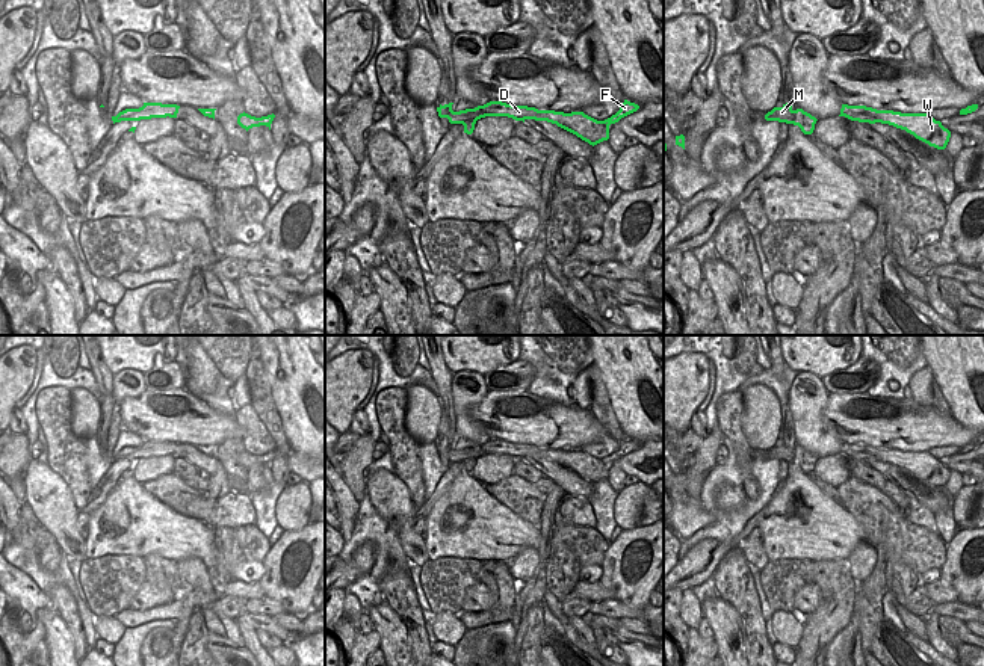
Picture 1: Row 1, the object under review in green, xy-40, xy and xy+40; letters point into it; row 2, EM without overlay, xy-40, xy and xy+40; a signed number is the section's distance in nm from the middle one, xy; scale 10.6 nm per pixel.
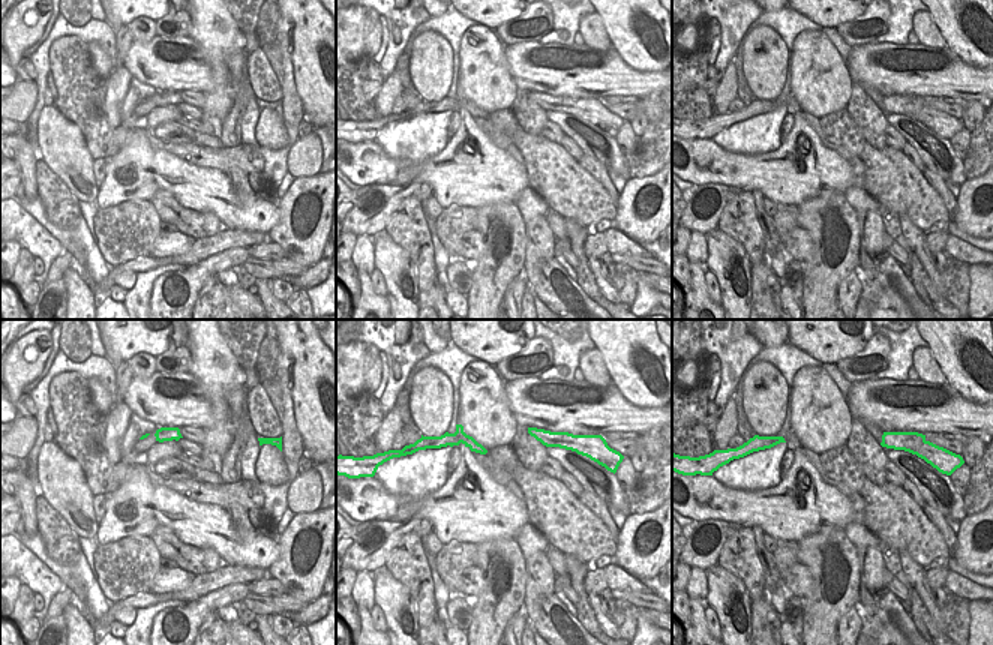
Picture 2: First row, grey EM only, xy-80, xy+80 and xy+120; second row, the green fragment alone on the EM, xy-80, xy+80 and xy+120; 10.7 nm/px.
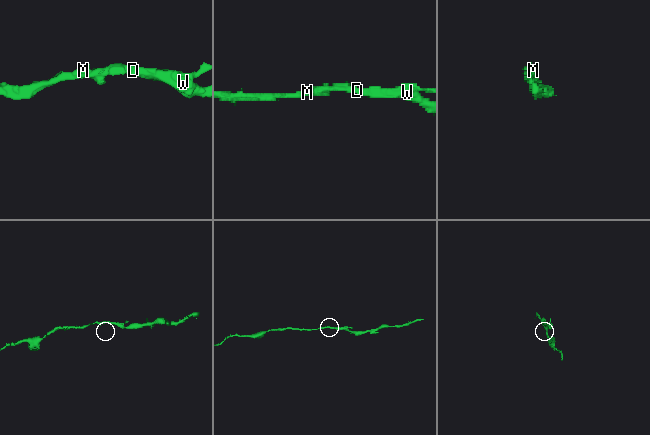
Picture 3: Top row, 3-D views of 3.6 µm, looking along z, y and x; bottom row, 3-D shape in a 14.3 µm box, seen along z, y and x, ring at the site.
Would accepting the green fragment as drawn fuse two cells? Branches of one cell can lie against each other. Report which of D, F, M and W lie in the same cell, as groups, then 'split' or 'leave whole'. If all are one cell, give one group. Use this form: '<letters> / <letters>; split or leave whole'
D F M W; leave whole

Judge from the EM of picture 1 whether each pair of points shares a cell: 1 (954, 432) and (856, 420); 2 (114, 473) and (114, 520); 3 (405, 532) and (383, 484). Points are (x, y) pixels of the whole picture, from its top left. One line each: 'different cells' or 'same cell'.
1: same cell
2: different cells
3: same cell

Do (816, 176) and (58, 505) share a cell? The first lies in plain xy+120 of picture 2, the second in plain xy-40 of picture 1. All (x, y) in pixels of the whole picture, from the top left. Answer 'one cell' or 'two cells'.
two cells

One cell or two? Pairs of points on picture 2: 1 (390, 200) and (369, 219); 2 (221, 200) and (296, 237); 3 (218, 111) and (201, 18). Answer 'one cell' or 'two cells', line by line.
1: one cell
2: two cells
3: one cell

